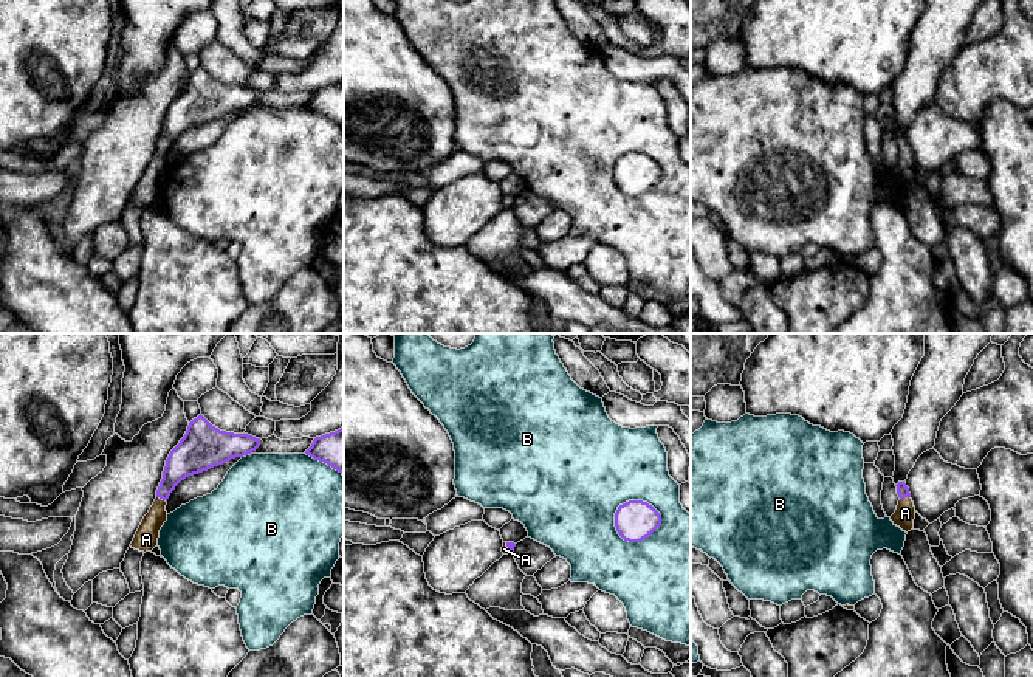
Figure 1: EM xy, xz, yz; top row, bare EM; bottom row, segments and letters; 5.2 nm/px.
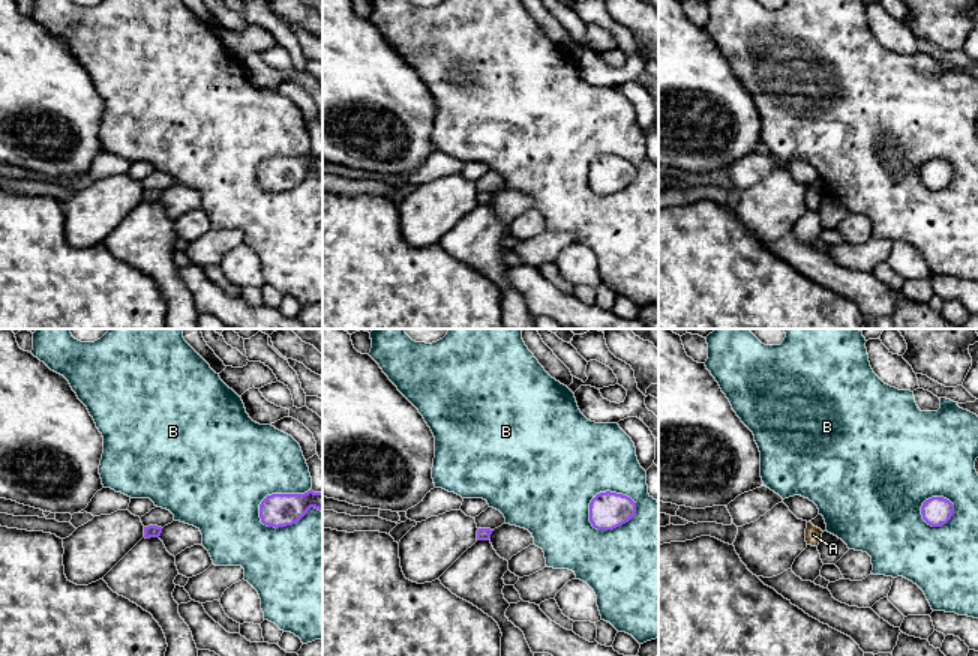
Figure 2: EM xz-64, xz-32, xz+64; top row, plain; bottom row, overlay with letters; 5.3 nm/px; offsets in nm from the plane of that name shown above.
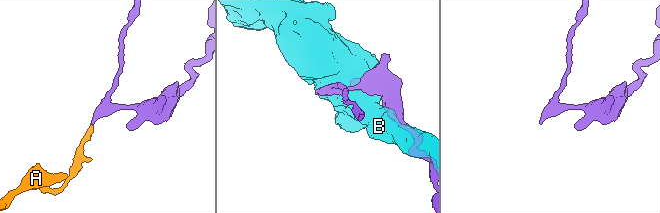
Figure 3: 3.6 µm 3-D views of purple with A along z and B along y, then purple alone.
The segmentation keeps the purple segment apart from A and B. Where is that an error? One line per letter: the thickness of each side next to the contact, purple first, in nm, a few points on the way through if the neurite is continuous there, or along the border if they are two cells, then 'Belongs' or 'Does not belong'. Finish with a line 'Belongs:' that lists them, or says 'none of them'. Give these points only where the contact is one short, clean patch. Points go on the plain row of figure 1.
A: Thickness 180 nm (purple) against 120 nm. Path across: xy (188, 110), (172, 127), (161, 151), (146, 192). Belongs
B: Thickness 200 nm (purple) against 500 nm. Does not belong
Belongs: A

